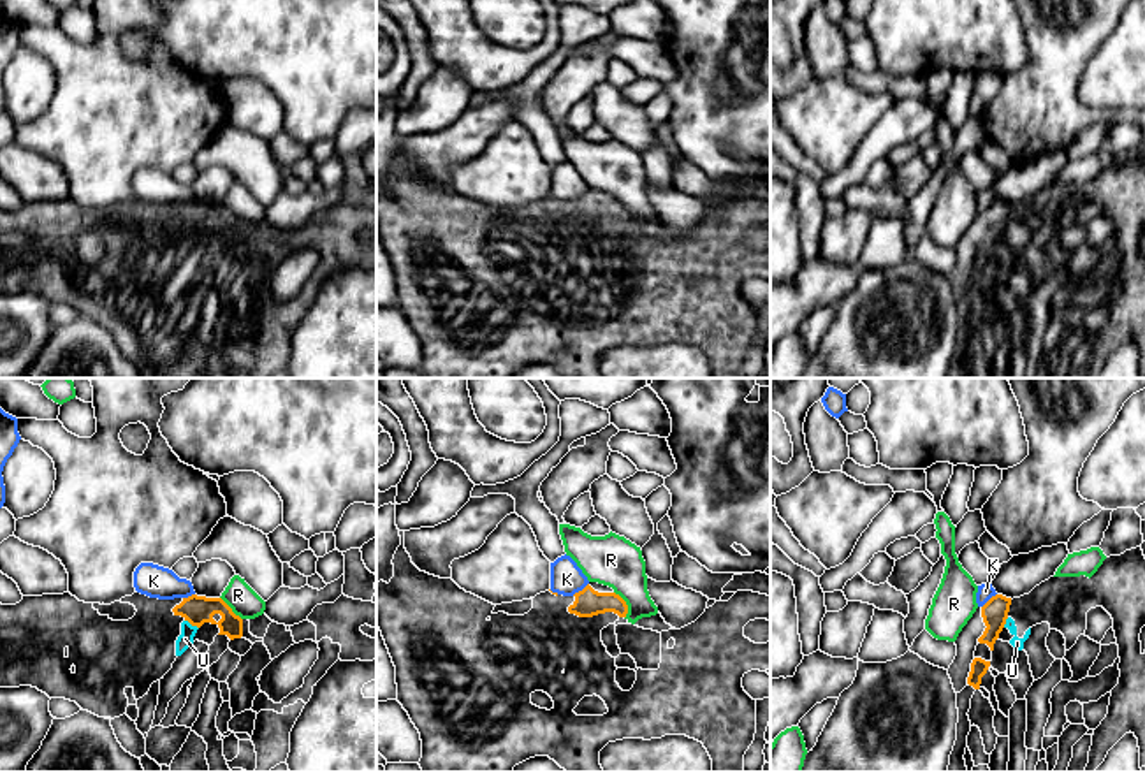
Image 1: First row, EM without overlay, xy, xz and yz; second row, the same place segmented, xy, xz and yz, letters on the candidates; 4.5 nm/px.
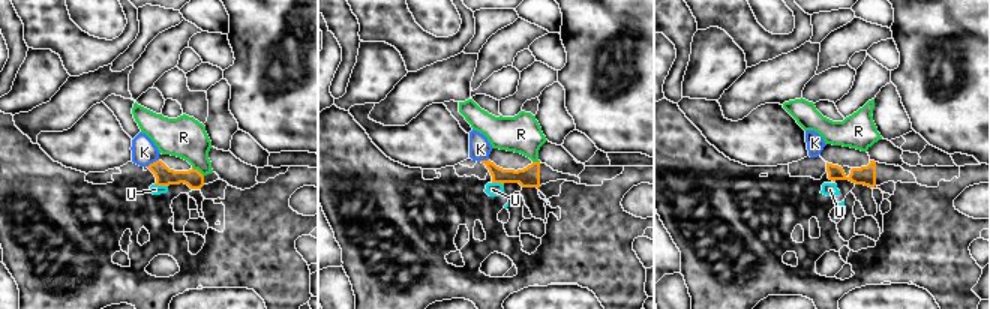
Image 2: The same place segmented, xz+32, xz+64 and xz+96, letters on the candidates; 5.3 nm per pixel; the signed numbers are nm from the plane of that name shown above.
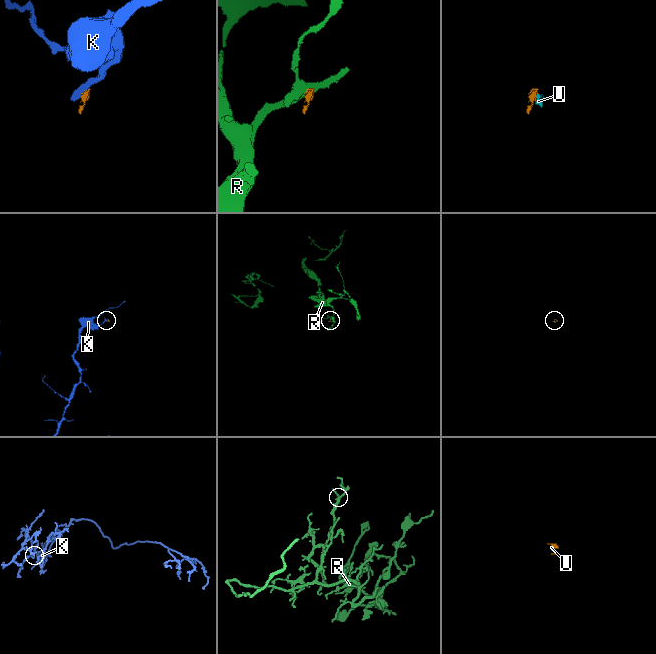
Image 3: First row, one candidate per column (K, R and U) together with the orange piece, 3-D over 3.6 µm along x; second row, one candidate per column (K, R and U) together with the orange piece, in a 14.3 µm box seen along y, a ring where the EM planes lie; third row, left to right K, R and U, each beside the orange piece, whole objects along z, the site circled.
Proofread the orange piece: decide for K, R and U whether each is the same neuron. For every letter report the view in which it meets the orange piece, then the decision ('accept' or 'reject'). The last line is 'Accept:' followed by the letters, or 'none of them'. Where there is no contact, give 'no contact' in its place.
K: xz | reject
R: xz | reject
U: xy | accept
Accept: U

